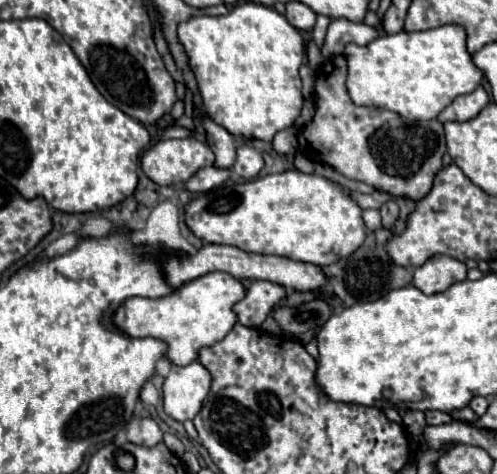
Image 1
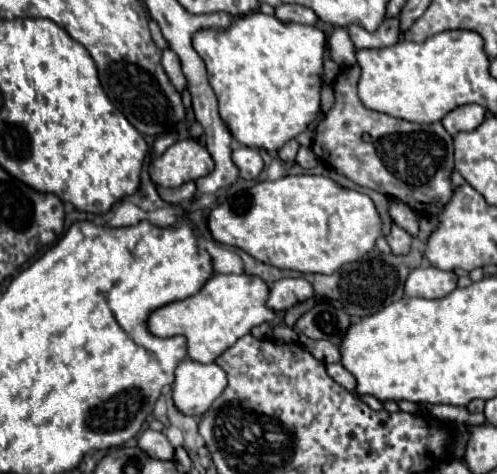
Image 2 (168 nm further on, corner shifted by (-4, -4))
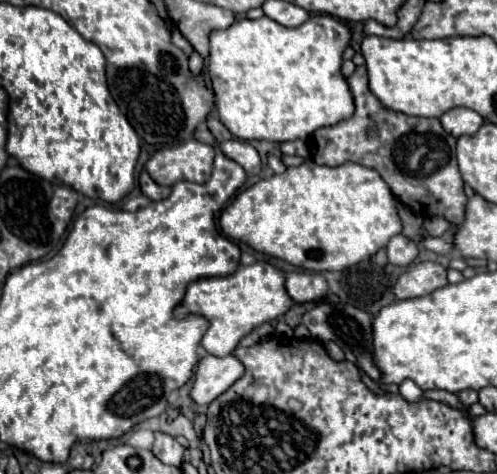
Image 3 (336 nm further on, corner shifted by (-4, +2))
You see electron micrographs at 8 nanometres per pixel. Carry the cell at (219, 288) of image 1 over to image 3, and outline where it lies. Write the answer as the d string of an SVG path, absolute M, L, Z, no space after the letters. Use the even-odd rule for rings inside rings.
M255 262L251 266L239 266L229 276L201 278L189 284L181 306L175 308L177 318L187 314L199 314L209 320L209 328L201 340L201 346L215 356L227 356L233 352L241 338L251 334L261 324L273 322L291 308L293 300L285 288L285 274L269 262Z

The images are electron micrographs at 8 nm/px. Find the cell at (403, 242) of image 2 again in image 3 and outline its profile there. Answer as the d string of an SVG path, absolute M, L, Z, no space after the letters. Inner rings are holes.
M397 234L389 240L387 244L387 256L389 256L389 262L395 264L395 266L409 266L413 264L413 260L417 258L417 250L419 246L405 238L403 234Z

